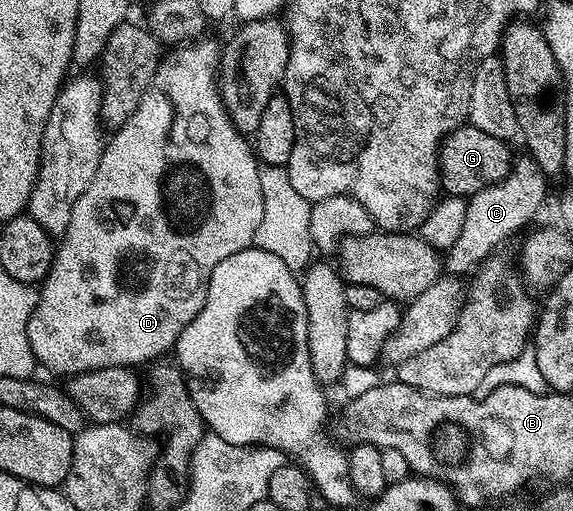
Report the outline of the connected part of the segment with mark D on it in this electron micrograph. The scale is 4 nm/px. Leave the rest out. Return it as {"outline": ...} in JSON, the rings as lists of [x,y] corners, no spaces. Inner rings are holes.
{"outline":[[[199,38],[191,43],[183,44],[175,47],[173,50],[161,57],[156,74],[152,78],[152,82],[148,86],[148,90],[144,94],[144,98],[140,98],[140,106],[136,106],[136,110],[132,110],[132,114],[128,118],[128,122],[124,122],[113,133],[114,136],[105,141],[102,157],[98,163],[96,174],[92,178],[92,182],[88,186],[88,190],[84,190],[84,194],[80,194],[80,198],[76,198],[76,206],[72,206],[72,218],[66,227],[66,233],[60,238],[60,243],[57,245],[54,253],[54,261],[50,267],[50,273],[46,275],[46,279],[40,285],[38,292],[38,305],[34,307],[34,313],[28,324],[28,342],[32,346],[32,354],[35,361],[39,365],[42,364],[50,372],[55,372],[61,378],[73,378],[84,374],[85,372],[95,372],[96,370],[104,370],[105,368],[129,368],[131,366],[145,365],[147,362],[154,362],[163,354],[169,353],[173,349],[174,344],[178,341],[178,335],[184,330],[184,326],[188,326],[196,318],[196,314],[200,314],[200,310],[206,301],[208,294],[208,286],[212,278],[212,270],[216,270],[216,266],[220,266],[220,262],[224,262],[224,258],[228,258],[232,254],[236,254],[240,250],[251,247],[254,242],[254,235],[260,226],[260,218],[264,218],[264,194],[260,192],[260,174],[258,169],[260,161],[252,147],[251,141],[247,139],[243,133],[238,131],[238,127],[230,120],[230,115],[227,114],[226,108],[222,105],[222,96],[218,93],[218,58],[220,55],[219,41],[206,40],[207,38]]]}

